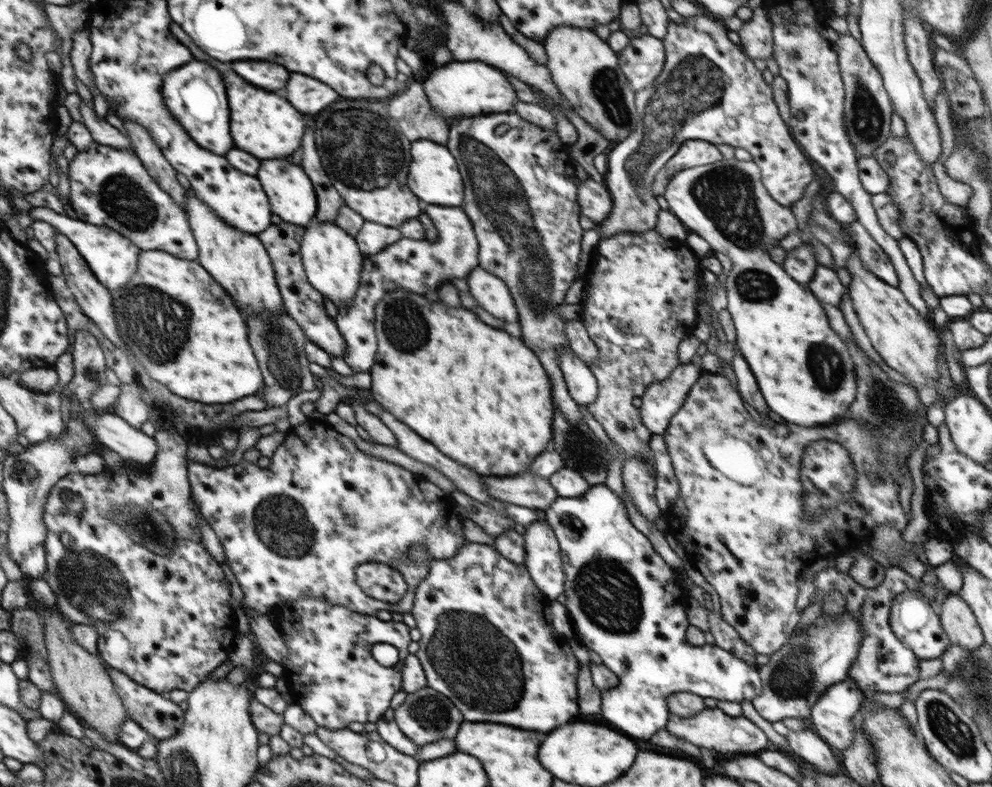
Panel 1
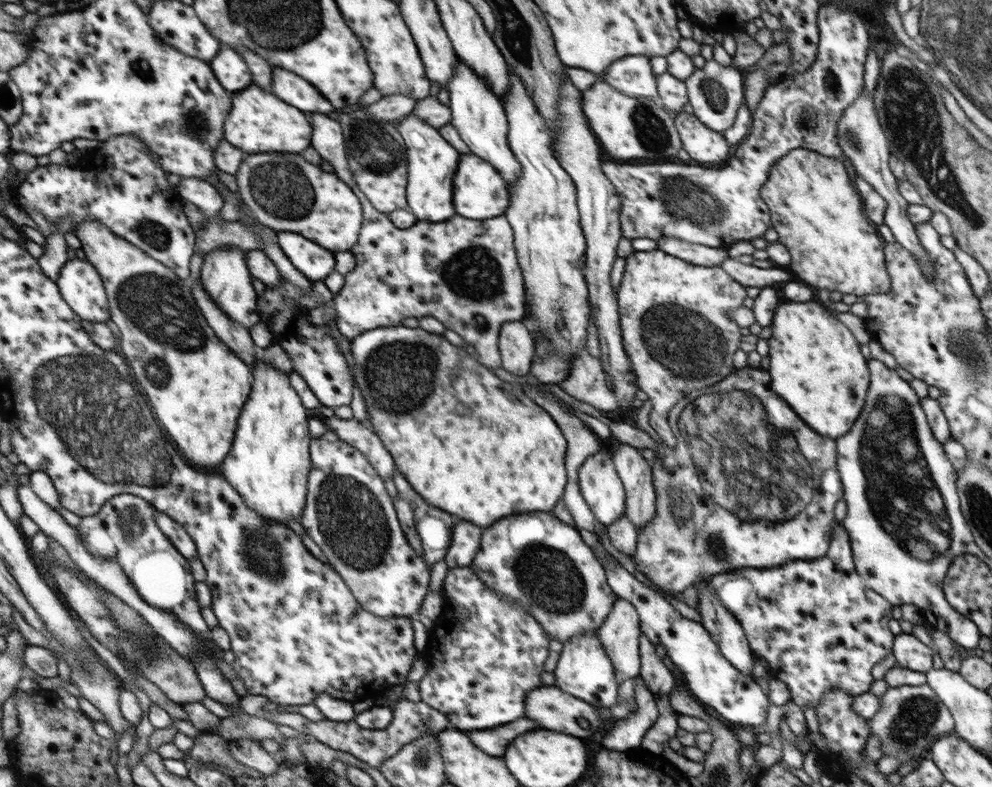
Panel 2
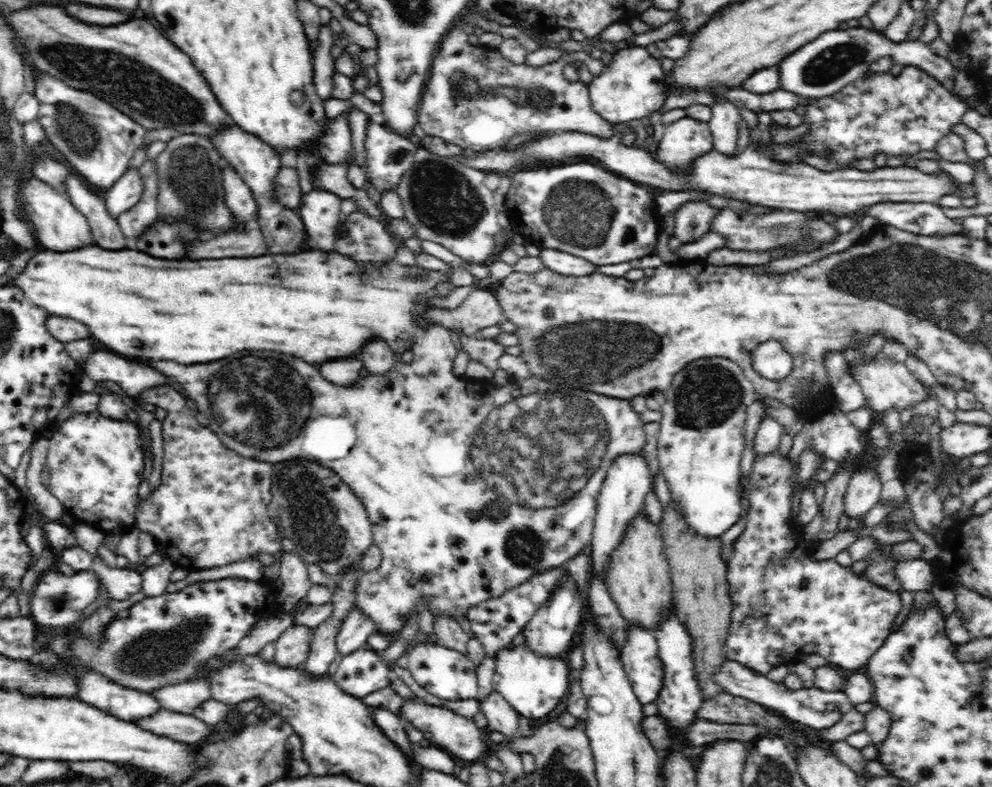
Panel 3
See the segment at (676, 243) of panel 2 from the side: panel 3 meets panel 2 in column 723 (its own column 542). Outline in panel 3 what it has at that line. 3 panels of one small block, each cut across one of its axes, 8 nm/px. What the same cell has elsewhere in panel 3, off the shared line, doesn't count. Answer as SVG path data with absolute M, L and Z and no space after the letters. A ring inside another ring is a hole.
M541 249L539 257L546 268L563 276L592 276L592 274L598 274L596 264L559 250Z

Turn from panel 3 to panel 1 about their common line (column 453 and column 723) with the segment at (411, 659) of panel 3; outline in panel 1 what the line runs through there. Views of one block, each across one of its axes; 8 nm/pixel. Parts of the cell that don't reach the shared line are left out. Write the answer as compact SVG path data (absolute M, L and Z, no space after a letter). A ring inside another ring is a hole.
M597 484L590 487L590 489L588 489L588 491L586 491L581 497L556 498L556 500L554 500L554 502L552 502L543 513L545 521L555 532L556 538L559 542L559 550L562 554L562 560L564 561L564 594L566 595L564 606L575 624L575 637L578 638L582 645L597 653L598 656L602 658L602 664L606 665L618 680L620 680L619 686L601 692L601 696L606 696L606 698L602 698L602 716L604 716L612 726L620 728L622 732L626 732L626 734L630 734L630 736L636 736L636 738L644 738L644 740L648 740L656 730L664 728L666 722L668 722L668 708L666 708L668 702L666 702L666 699L670 694L675 694L676 692L688 692L705 698L706 700L715 698L716 700L727 700L739 703L742 702L742 700L751 701L762 695L763 683L758 668L752 667L748 665L748 663L739 660L736 656L733 656L717 645L705 644L704 646L696 647L687 642L685 633L689 623L687 620L686 609L690 602L690 598L686 593L686 589L683 589L676 584L673 568L670 567L664 559L662 559L662 556L652 547L648 537L632 525L632 522L628 517L628 511L626 511L626 505L624 505L624 501L620 499L618 494L615 494L605 484Z

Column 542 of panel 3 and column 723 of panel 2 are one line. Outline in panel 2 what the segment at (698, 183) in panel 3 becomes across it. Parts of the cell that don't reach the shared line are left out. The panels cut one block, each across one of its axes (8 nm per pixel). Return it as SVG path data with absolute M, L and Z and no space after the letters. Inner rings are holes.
M682 110L674 116L675 127L684 149L696 162L722 162L729 160L730 146L720 132L702 124L696 115Z

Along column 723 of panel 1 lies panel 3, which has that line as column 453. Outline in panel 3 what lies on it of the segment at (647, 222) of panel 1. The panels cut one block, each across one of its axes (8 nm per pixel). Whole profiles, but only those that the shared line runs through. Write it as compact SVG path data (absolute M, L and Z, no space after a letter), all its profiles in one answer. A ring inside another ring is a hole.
M456 20L439 42L427 83L417 108L417 122L428 136L436 136L462 149L486 152L504 147L510 138L523 133L584 132L602 138L614 137L615 125L604 120L591 107L589 85L581 81L569 82L562 74L564 62L539 67L516 64L502 56L499 49L472 45L462 31L464 23Z

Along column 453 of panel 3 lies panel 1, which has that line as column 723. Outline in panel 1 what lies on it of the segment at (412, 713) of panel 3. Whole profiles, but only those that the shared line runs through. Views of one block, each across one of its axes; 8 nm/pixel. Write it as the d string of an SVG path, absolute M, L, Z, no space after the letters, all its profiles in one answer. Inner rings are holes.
M706 705L702 712L694 716L682 718L670 714L670 722L666 726L668 730L676 732L676 736L694 744L696 747L704 747L714 752L718 757L731 755L758 754L770 747L768 737L765 732L744 716L732 717L724 713L722 709L712 708Z

